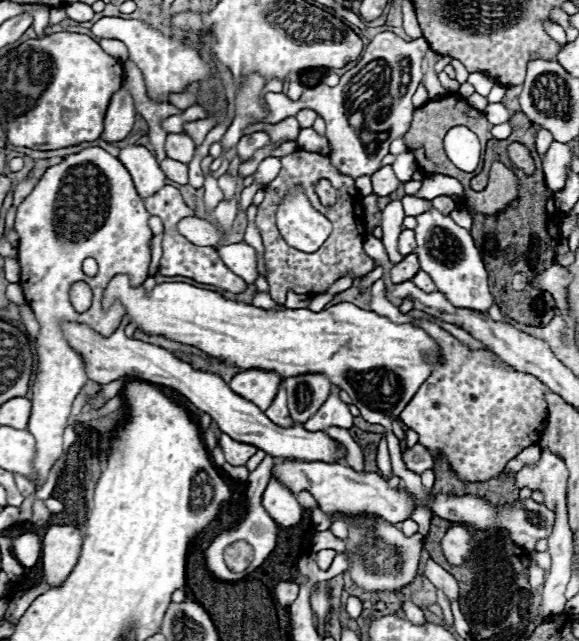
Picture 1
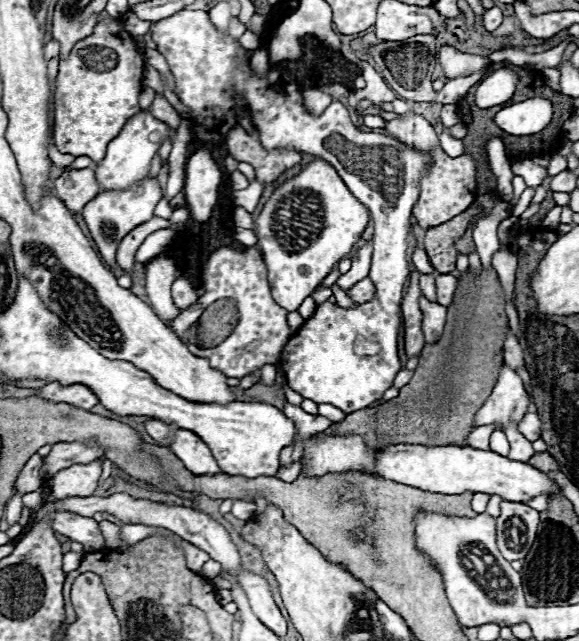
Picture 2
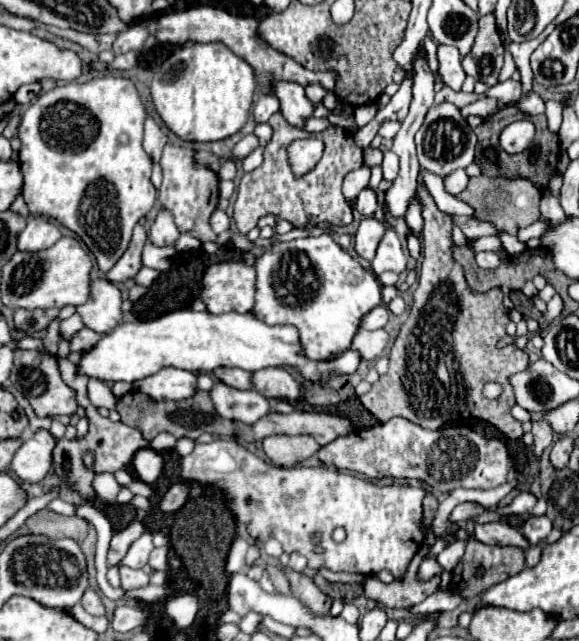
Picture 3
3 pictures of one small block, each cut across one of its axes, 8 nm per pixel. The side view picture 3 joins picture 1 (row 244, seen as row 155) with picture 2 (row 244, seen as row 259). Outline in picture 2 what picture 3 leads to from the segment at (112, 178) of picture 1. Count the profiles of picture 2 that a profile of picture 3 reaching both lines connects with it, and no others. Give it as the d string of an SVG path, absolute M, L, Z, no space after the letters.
M146 178L140 184L132 186L130 190L120 190L120 192L102 192L98 194L94 200L90 200L84 210L82 210L82 218L98 246L100 256L104 258L104 262L108 266L116 264L116 250L120 246L120 240L136 226L148 222L154 216L154 208L158 204L158 200L162 198L162 190L158 180L154 178Z

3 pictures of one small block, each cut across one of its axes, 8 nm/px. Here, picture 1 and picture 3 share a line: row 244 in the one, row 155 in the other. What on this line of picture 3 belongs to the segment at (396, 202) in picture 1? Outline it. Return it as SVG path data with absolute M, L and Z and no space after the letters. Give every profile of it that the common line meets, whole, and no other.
M388 150L384 152L384 162L382 162L382 178L384 180L394 180L398 174L398 156Z

